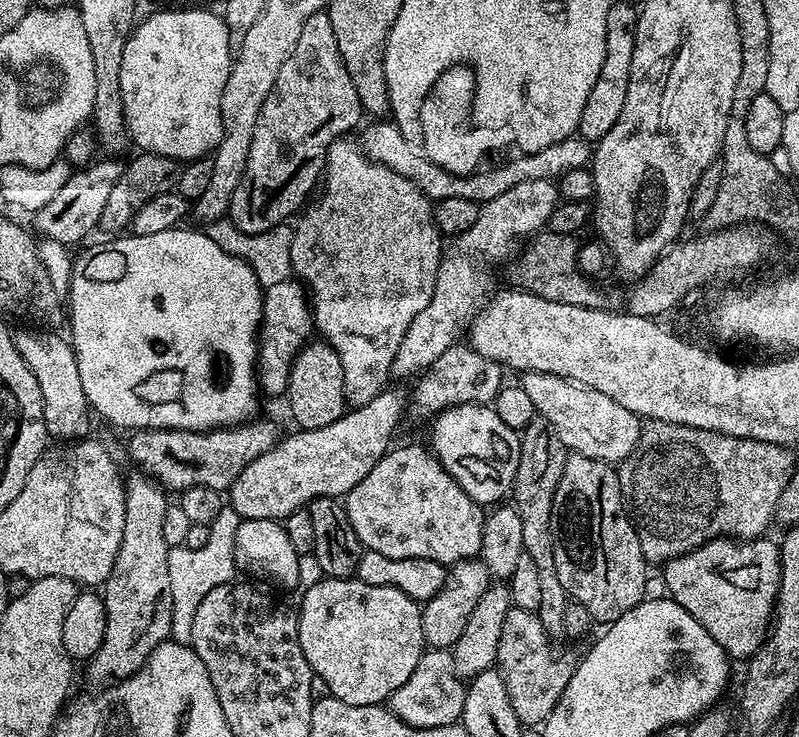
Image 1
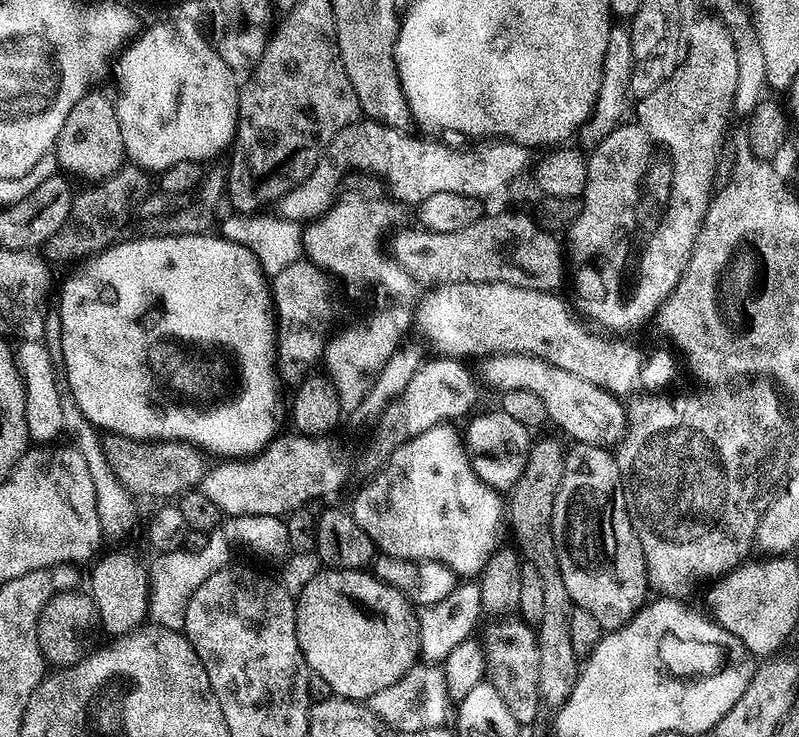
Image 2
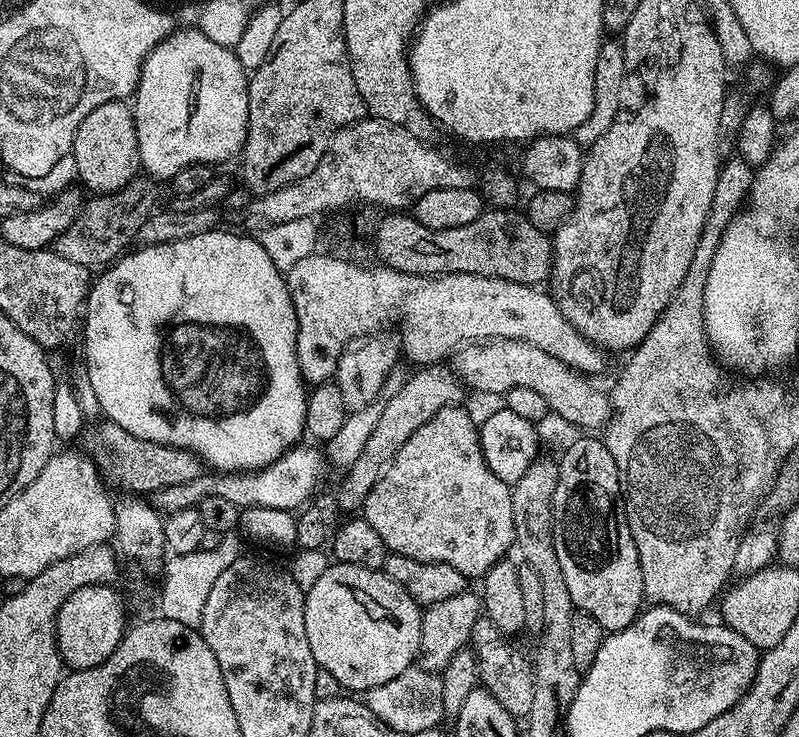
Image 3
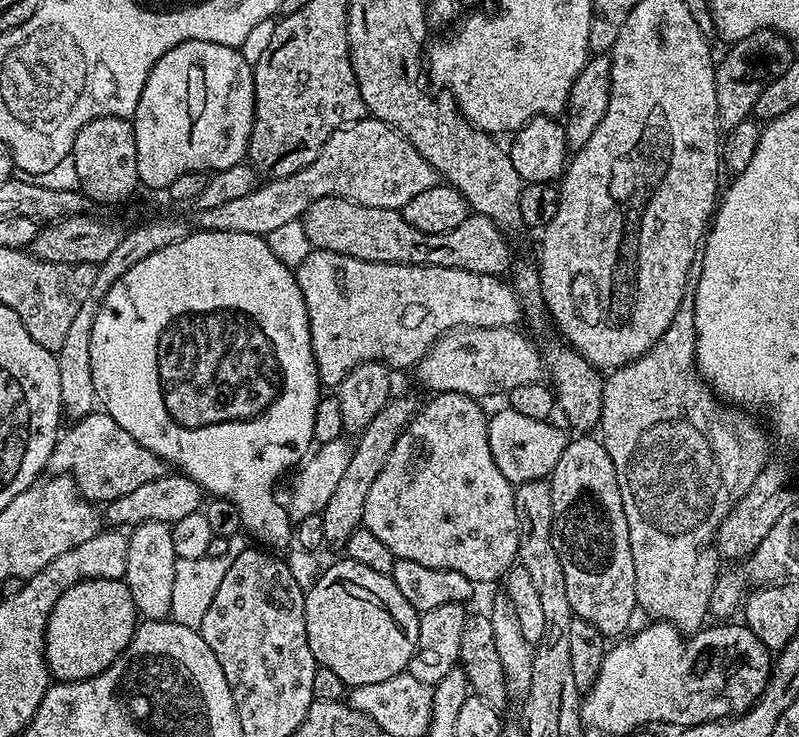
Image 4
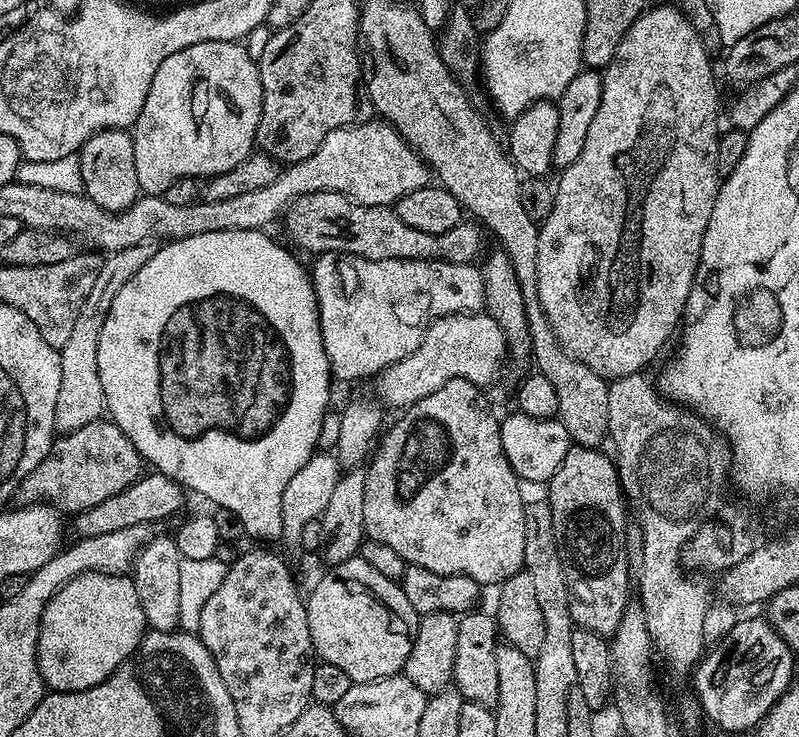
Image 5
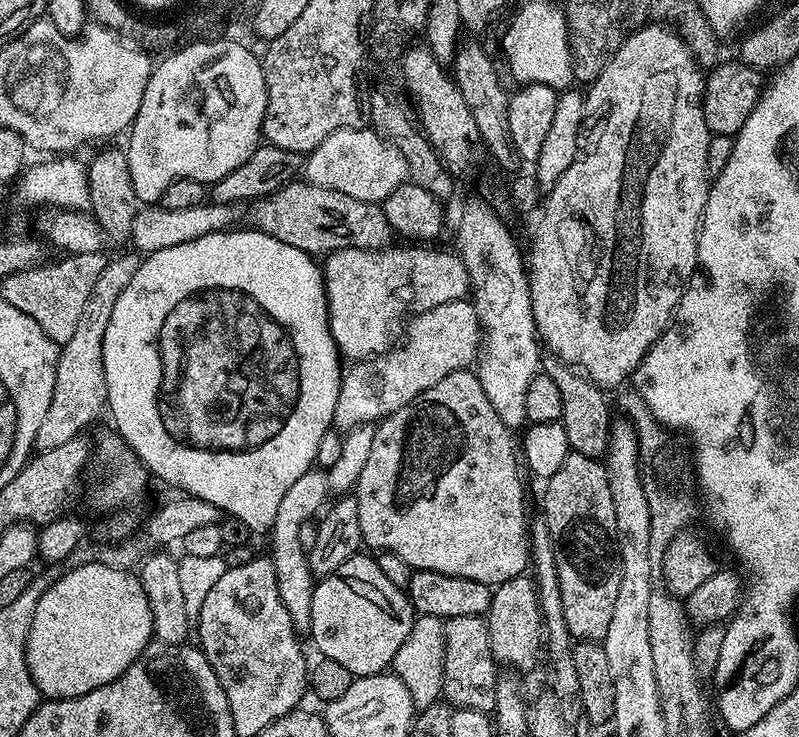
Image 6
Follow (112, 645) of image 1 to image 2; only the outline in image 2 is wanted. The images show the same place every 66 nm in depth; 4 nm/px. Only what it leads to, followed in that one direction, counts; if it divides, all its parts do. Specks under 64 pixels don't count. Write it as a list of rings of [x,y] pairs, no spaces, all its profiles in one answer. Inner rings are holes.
[[[112,552],[109,556],[103,556],[95,561],[90,595],[96,602],[99,627],[105,628],[112,638],[123,638],[136,632],[144,619],[149,619],[150,572],[132,552]]]

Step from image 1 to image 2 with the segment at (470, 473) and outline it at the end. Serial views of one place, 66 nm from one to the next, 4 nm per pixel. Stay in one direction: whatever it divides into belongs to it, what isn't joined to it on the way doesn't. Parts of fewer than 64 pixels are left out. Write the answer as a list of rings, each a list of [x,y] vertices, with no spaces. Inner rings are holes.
[[[499,410],[475,416],[467,421],[468,429],[462,432],[462,445],[467,453],[468,463],[472,466],[472,473],[488,488],[511,490],[528,461],[529,429],[524,428],[522,422],[514,422],[510,414]]]

